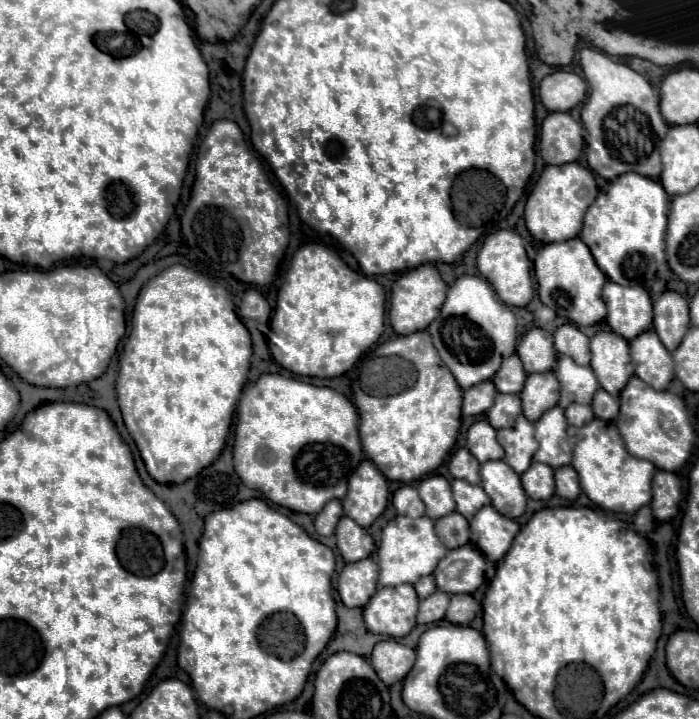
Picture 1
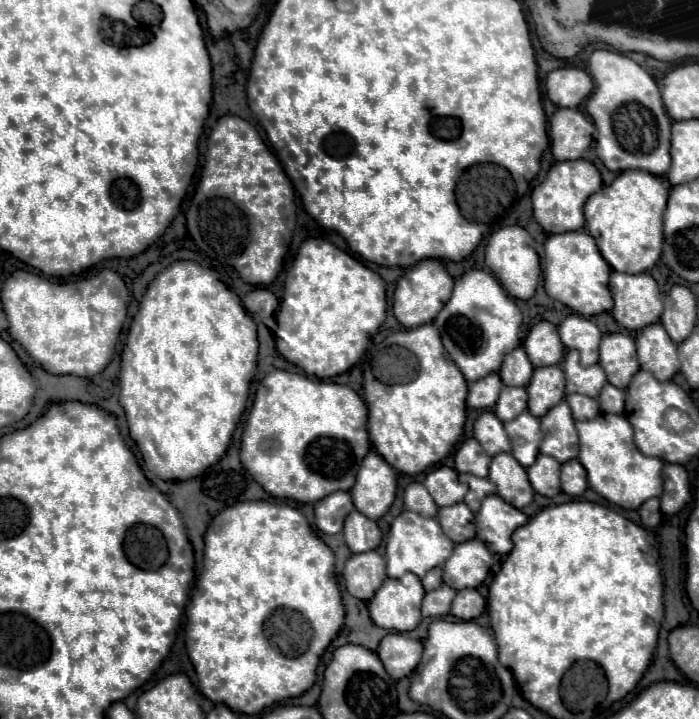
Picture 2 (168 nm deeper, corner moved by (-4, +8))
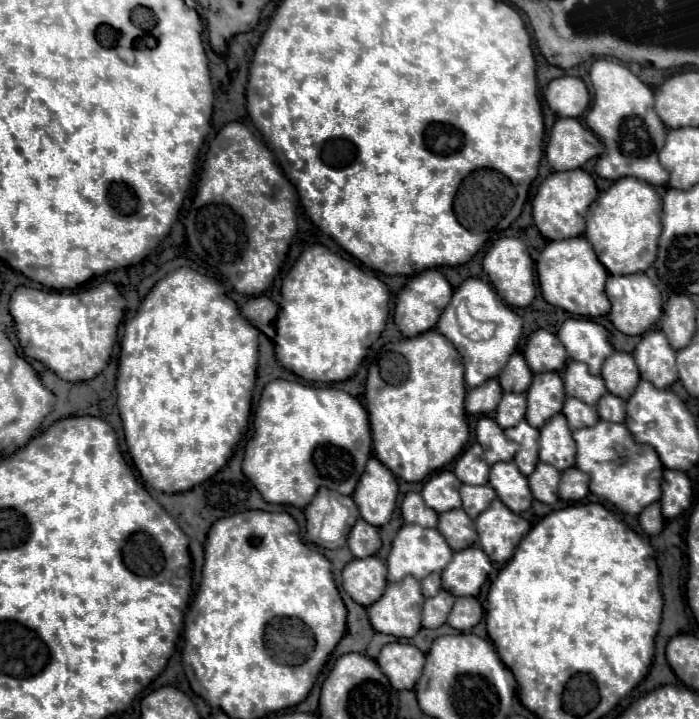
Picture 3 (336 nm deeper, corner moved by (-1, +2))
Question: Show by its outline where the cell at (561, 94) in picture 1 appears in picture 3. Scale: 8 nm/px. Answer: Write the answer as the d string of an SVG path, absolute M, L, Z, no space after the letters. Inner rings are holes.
M561 76L549 82L545 100L557 116L577 118L589 108L589 92L581 78Z

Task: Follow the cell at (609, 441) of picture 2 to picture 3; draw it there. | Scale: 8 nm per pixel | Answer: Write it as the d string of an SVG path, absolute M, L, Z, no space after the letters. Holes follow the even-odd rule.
M599 420L593 428L581 428L573 432L573 440L577 442L577 468L589 474L591 494L611 502L617 510L633 516L661 498L663 464L655 448L635 442L625 424Z

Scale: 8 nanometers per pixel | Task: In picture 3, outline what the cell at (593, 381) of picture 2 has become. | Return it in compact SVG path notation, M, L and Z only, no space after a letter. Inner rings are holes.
M573 360L565 366L563 382L565 382L567 396L573 396L573 398L577 398L589 406L595 406L597 400L607 392L601 376L589 374L585 364L573 362Z

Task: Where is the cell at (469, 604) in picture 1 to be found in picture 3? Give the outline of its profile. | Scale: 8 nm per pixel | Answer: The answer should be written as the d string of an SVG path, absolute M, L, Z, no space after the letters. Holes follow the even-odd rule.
M457 598L455 606L447 618L447 624L457 630L471 630L483 616L483 608L475 598Z

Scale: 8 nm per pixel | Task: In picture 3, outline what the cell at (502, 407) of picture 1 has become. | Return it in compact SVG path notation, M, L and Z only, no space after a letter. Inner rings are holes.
M505 392L501 404L495 410L495 420L501 428L511 428L525 418L525 394Z

